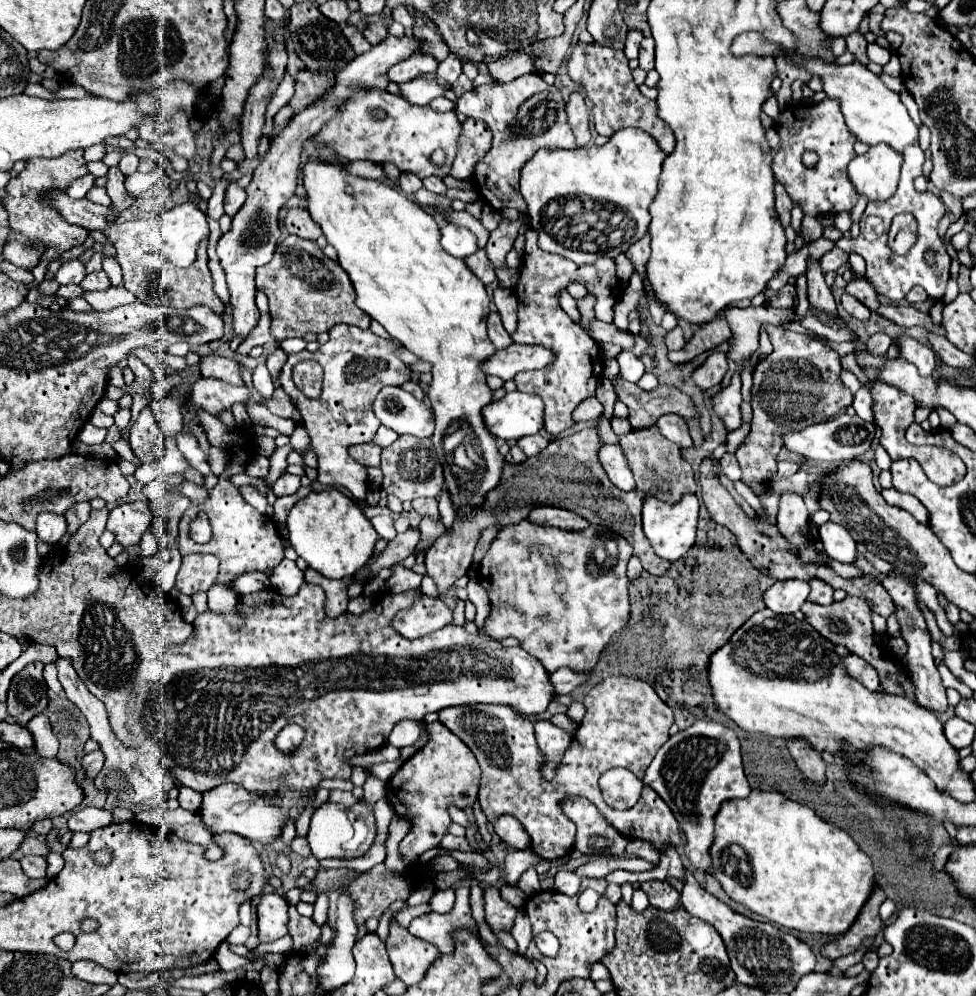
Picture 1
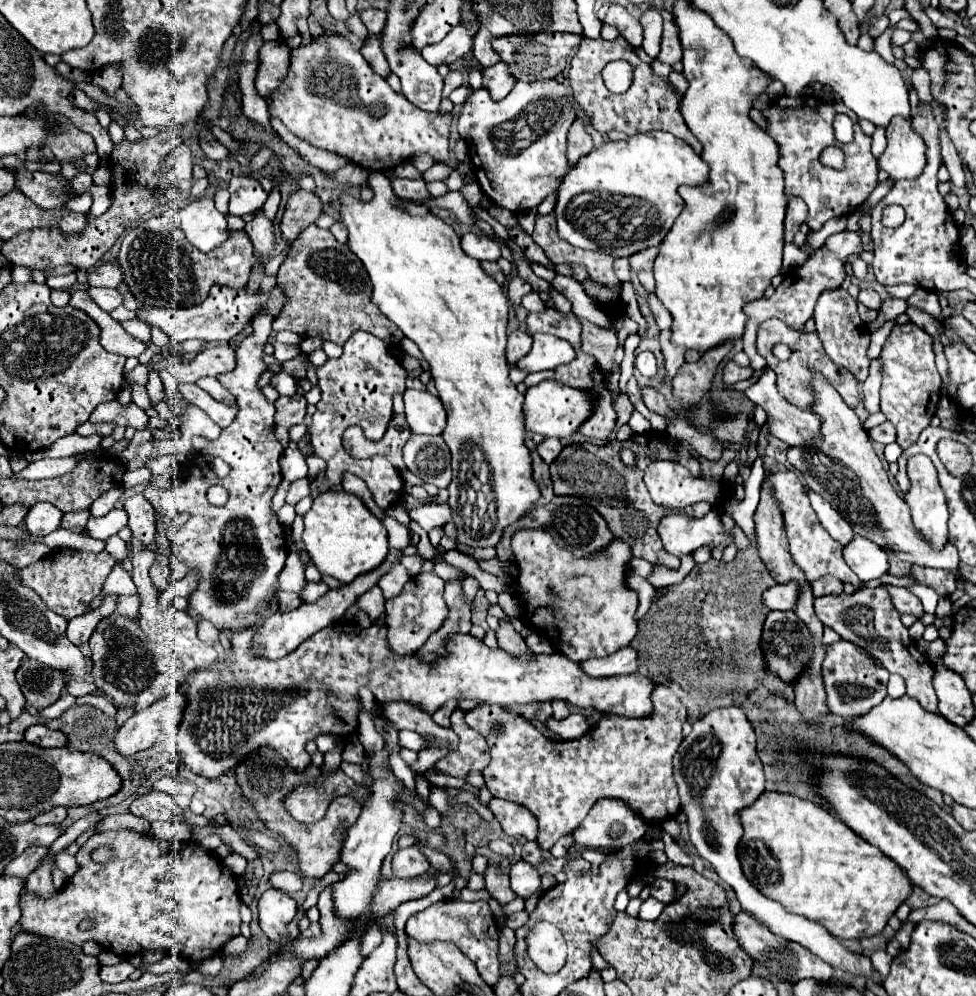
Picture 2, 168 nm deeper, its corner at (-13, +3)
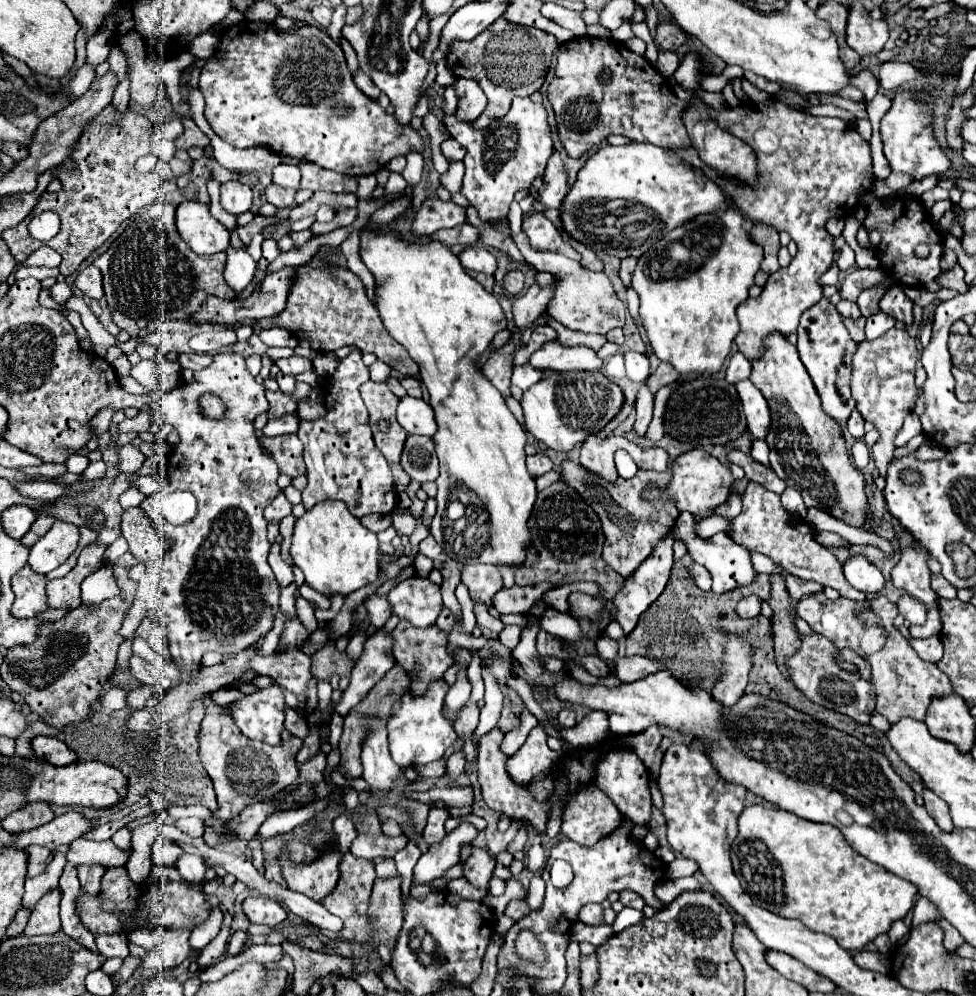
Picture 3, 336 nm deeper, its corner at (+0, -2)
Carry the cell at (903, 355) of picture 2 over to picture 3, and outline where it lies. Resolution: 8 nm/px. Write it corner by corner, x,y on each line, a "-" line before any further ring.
892,327
874,341
862,341
852,359
852,391
856,399
856,409
880,433
880,439
872,447
872,457
882,477
886,477
886,467
894,457
896,449
894,439
916,403
916,383
914,383
916,359
918,359
916,341
908,335
906,329
896,327

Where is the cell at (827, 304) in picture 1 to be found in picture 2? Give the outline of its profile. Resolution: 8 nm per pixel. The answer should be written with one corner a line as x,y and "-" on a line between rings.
843,288
837,290
827,290
821,294
815,306
815,324
817,324
817,336
827,352
827,356
837,364
849,370
857,382
865,382
869,376
869,364
871,358
867,356
869,348
869,328
861,322
857,314
857,300

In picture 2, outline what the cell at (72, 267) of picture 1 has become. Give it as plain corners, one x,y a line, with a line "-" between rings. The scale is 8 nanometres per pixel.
71,272
71,274
63,274
63,276
49,276
47,274
47,286
49,288
69,288
77,282
77,274

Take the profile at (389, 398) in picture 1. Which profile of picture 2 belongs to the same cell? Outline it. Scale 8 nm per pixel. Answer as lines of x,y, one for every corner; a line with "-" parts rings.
405,390
405,414
415,434
443,434
445,410
437,396
427,390

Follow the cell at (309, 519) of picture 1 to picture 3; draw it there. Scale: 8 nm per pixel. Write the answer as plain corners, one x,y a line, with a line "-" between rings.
320,501
296,519
290,555
302,569
306,583
322,595
348,595
378,577
378,539
354,517
342,501

